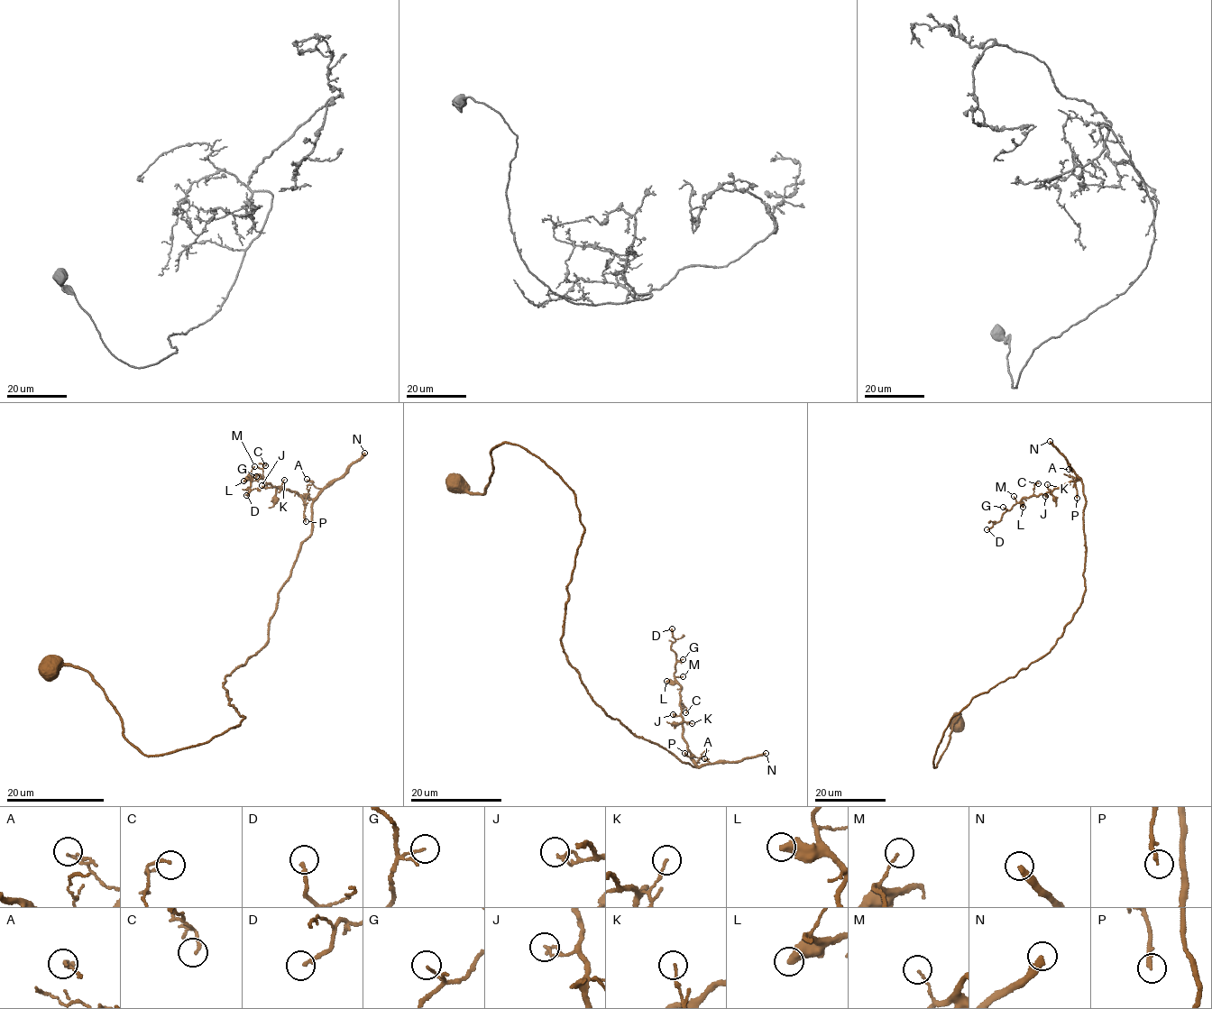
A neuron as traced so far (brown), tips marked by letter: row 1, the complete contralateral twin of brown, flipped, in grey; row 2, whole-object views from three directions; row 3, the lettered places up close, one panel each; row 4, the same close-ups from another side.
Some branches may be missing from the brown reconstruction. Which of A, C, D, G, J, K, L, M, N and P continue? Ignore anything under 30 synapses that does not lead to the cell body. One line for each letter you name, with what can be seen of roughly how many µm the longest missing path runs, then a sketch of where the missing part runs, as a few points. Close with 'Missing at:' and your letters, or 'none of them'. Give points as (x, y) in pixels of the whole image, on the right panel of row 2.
N: 190 µm
Missing at: N

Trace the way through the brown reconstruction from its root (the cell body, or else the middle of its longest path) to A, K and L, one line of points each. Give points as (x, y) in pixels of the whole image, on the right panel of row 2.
A: (956, 724), (959, 713), (935, 767), (953, 717), (1051, 650), (1079, 606), (1086, 503), (1081, 478), (1069, 469)
K: (956, 724), (959, 713), (935, 767), (953, 717), (1051, 650), (1079, 606), (1082, 480), (1051, 491), (1047, 484)
L: (956, 724), (959, 713), (935, 767), (953, 717), (1051, 650), (1084, 594), (1082, 480), (1023, 497), (1023, 507)

